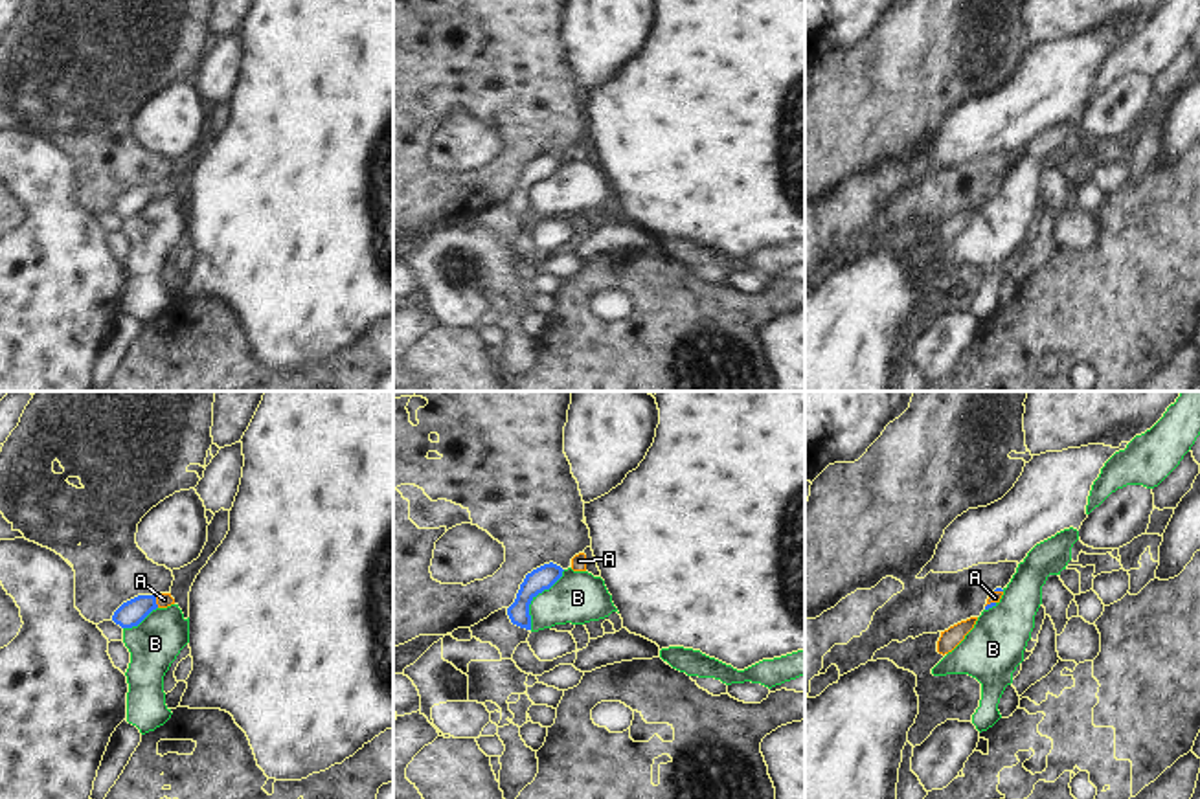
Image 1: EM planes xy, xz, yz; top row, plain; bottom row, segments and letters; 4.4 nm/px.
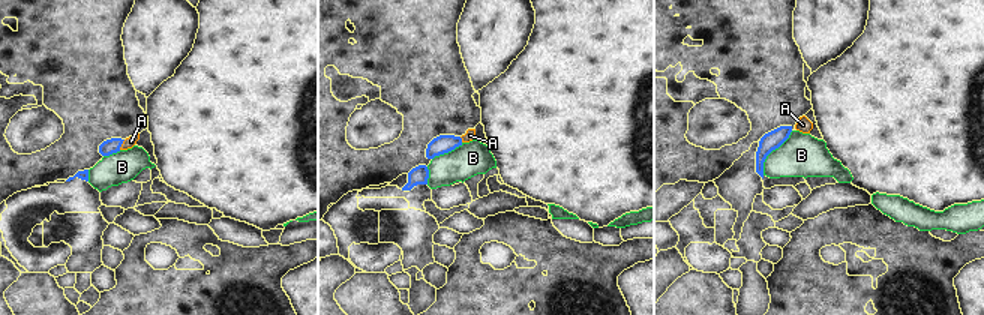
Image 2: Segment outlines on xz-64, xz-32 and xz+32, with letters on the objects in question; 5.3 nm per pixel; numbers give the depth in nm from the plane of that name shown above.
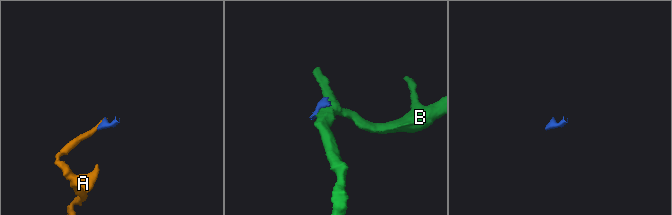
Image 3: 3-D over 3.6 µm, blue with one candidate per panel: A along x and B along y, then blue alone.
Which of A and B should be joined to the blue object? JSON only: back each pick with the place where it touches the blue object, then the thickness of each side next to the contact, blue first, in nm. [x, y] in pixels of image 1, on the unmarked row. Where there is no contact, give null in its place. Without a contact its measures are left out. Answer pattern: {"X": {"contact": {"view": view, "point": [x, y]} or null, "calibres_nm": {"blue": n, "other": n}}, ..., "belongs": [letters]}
{"A": {"contact": {"view": "xy", "point": [155, 191]}, "calibres_nm": {"blue": 110, "other": 60}}, "belongs": ["A"]}

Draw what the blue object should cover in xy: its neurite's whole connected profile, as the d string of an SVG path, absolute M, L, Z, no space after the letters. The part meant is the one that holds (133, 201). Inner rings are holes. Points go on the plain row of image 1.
M171 182L160 184L138 184L127 191L123 191L112 204L112 209L121 217L138 215L153 198L167 197L175 193Z

